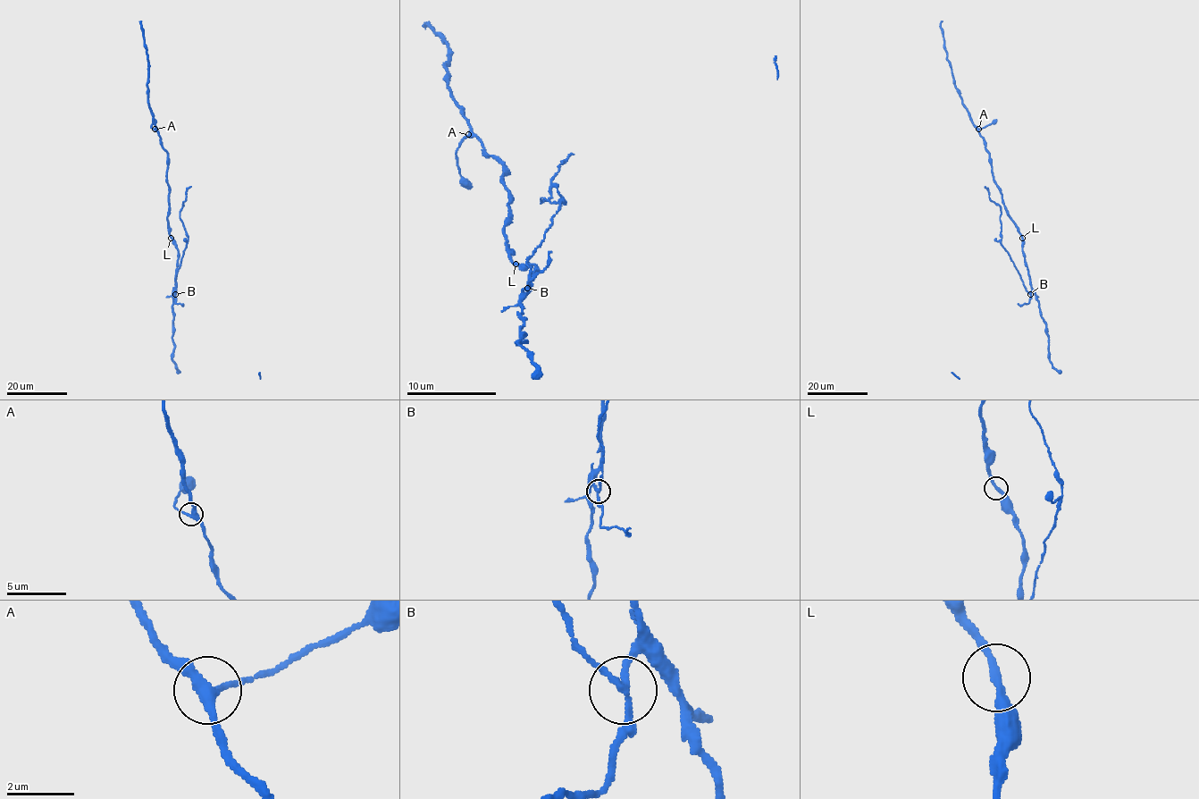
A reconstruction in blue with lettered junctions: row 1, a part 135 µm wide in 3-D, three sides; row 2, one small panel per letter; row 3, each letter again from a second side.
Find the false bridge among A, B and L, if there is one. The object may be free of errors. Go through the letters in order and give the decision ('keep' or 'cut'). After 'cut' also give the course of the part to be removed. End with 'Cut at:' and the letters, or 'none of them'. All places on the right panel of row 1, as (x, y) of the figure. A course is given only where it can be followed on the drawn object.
A: keep
B: cut | (1030, 294), (1001, 243), (1001, 208), (990, 199), (985, 186)
L: keep
Cut at: B

